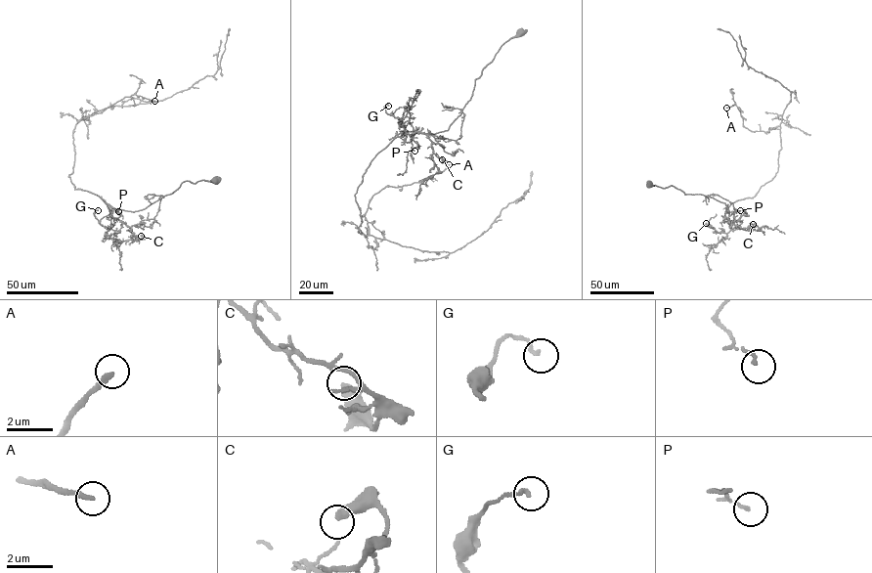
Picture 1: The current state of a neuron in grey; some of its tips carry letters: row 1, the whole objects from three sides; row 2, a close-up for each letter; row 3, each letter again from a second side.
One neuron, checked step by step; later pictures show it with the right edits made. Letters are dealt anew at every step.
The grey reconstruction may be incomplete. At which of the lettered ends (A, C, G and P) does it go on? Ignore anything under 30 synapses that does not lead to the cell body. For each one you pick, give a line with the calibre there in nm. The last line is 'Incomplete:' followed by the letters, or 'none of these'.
A: calibre 240 nm
Incomplete: A

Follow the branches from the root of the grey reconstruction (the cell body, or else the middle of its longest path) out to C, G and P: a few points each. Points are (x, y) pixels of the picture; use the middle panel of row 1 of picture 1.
C: (520, 32), (483, 69), (471, 99), (448, 129), (400, 137), (425, 133), (442, 159)
G: (520, 32), (483, 69), (447, 130), (400, 137), (406, 131), (385, 111), (388, 106)
P: (520, 32), (483, 69), (471, 99), (448, 129), (400, 137), (415, 132), (414, 151)

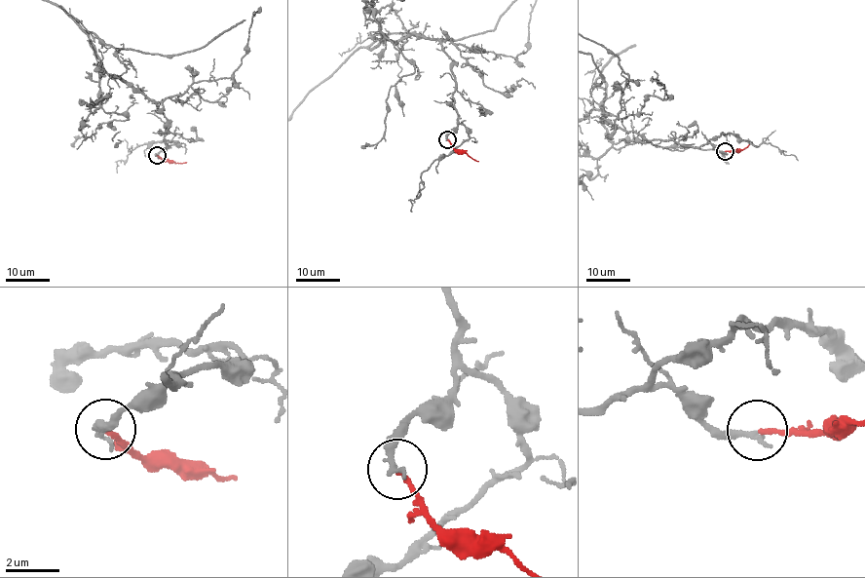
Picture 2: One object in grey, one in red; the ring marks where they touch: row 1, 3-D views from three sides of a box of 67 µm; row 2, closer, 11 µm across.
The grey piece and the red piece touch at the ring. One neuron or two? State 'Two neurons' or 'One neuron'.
One neuron

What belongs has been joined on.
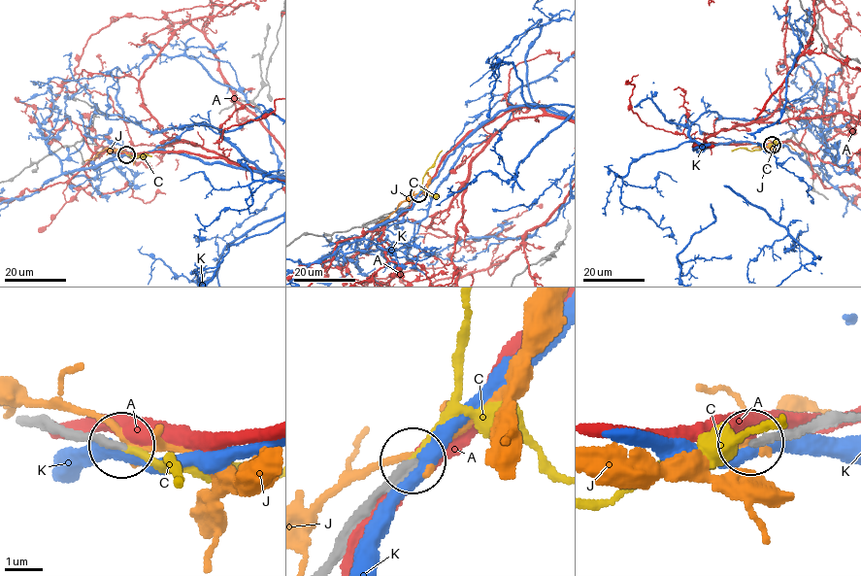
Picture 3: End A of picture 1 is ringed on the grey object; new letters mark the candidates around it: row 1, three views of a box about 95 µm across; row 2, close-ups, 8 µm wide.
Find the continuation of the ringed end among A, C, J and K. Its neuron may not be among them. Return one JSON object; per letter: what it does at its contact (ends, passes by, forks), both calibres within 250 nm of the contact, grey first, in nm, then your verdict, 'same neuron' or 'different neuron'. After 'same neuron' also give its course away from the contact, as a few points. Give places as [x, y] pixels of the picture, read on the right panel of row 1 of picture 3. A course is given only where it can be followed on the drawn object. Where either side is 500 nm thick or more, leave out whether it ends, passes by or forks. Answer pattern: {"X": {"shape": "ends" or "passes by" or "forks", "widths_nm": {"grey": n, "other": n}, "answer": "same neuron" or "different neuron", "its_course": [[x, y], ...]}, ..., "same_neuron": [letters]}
{"A": {"shape": "passes by", "widths_nm": {"grey": 240, "other": 480}, "answer": "different neuron"}, "C": {"shape": "ends", "widths_nm": {"grey": 240, "other": 190}, "answer": "same neuron", "its_course": [[772, 145], [760, 150], [731, 151]]}, "J": {"shape": "passes by", "widths_nm": {"grey": 240, "other": 190}, "answer": "different neuron"}, "K": {"shape": "passes by", "widths_nm": {"grey": 260, "other": 400}, "answer": "different neuron"}, "same_neuron": ["C"]}

